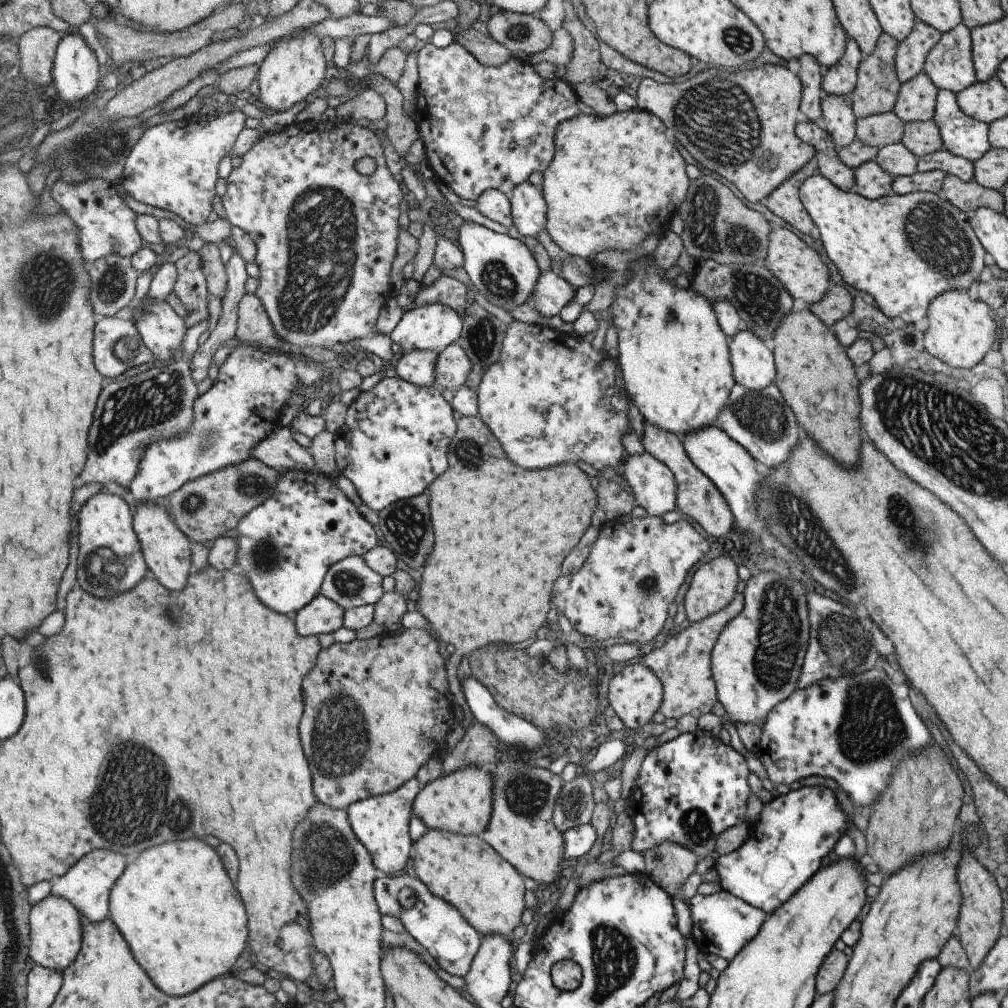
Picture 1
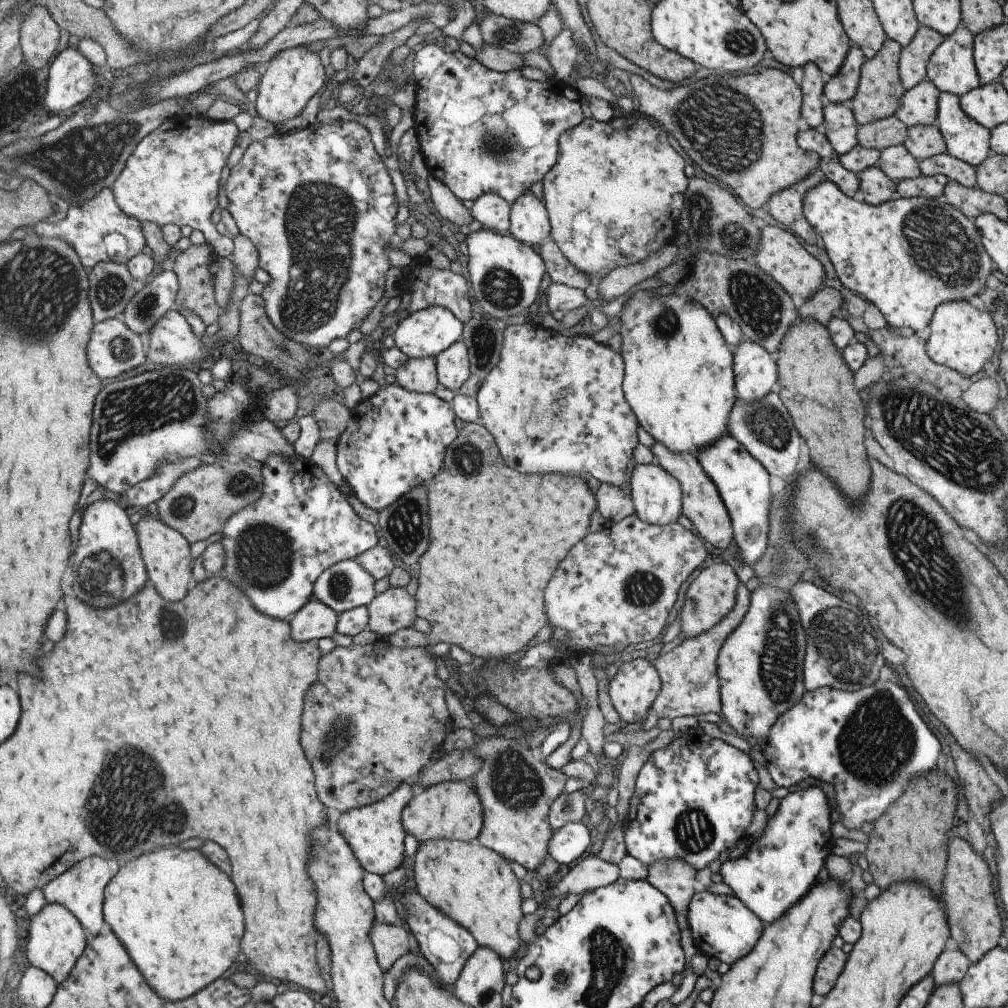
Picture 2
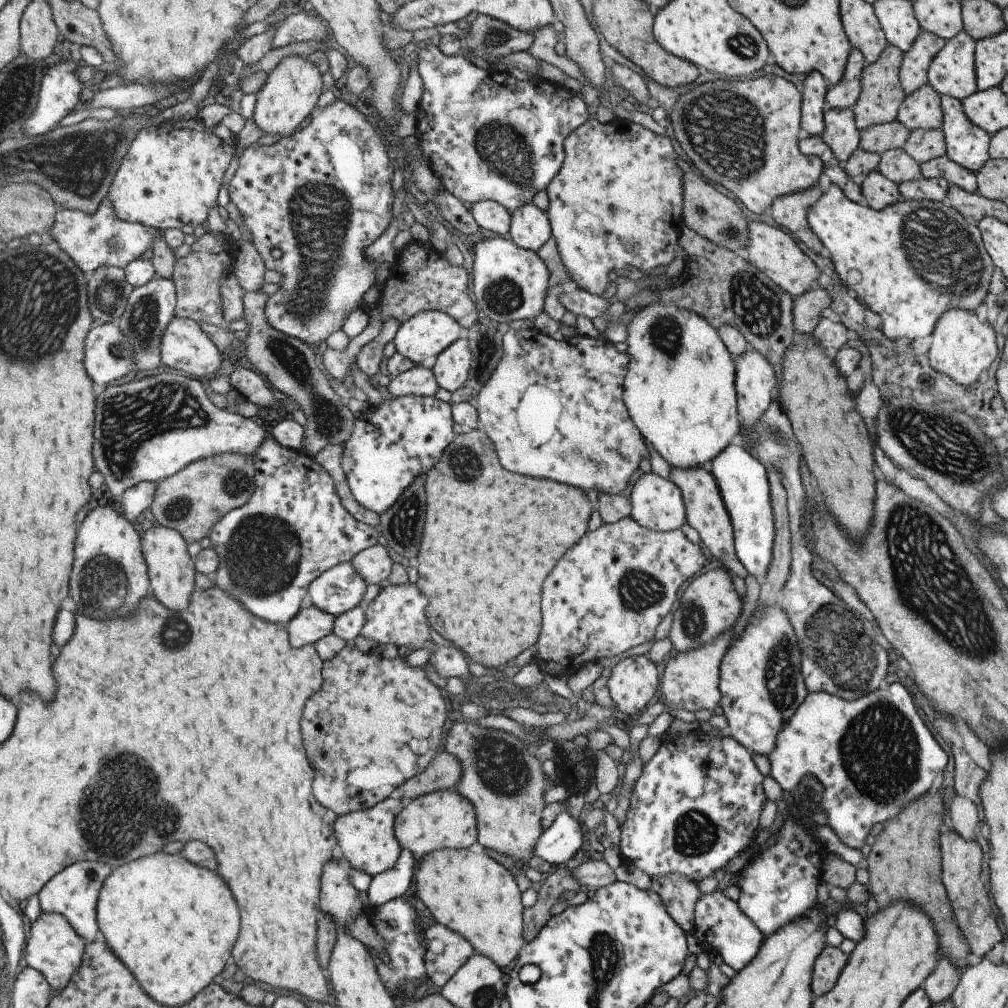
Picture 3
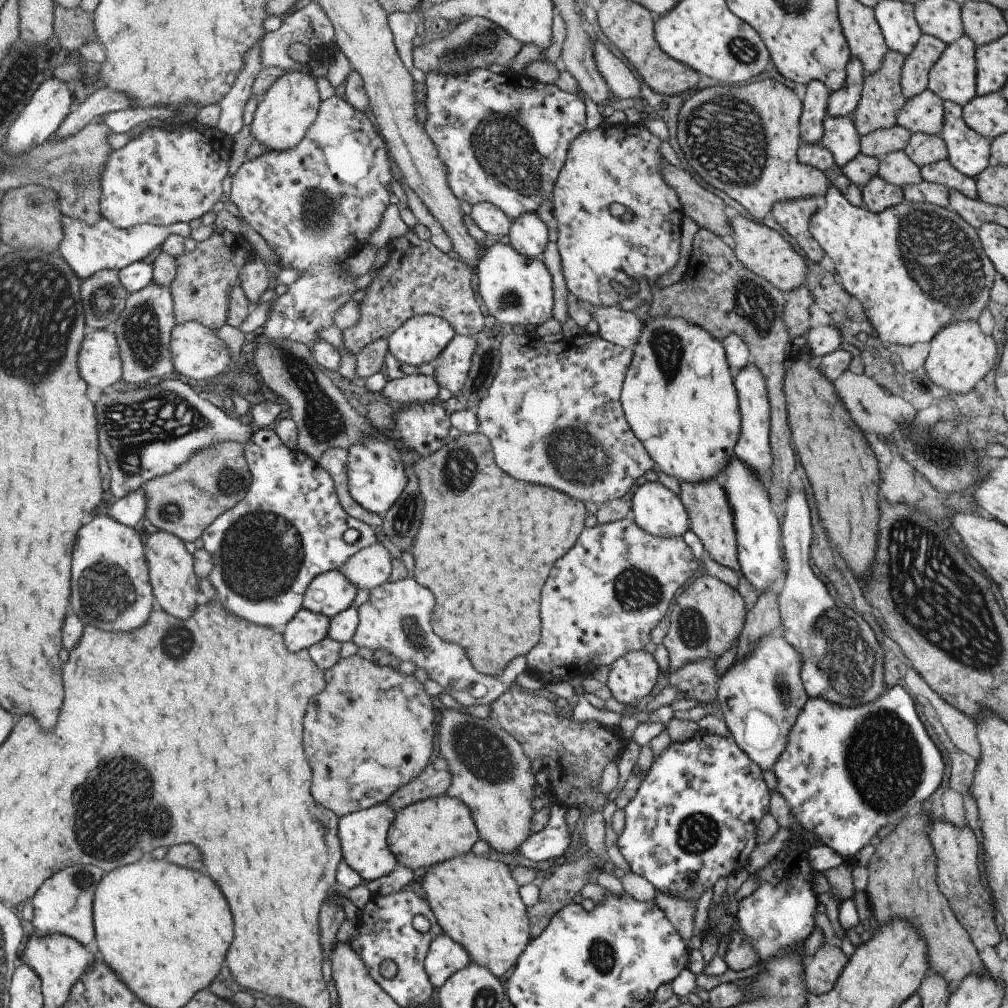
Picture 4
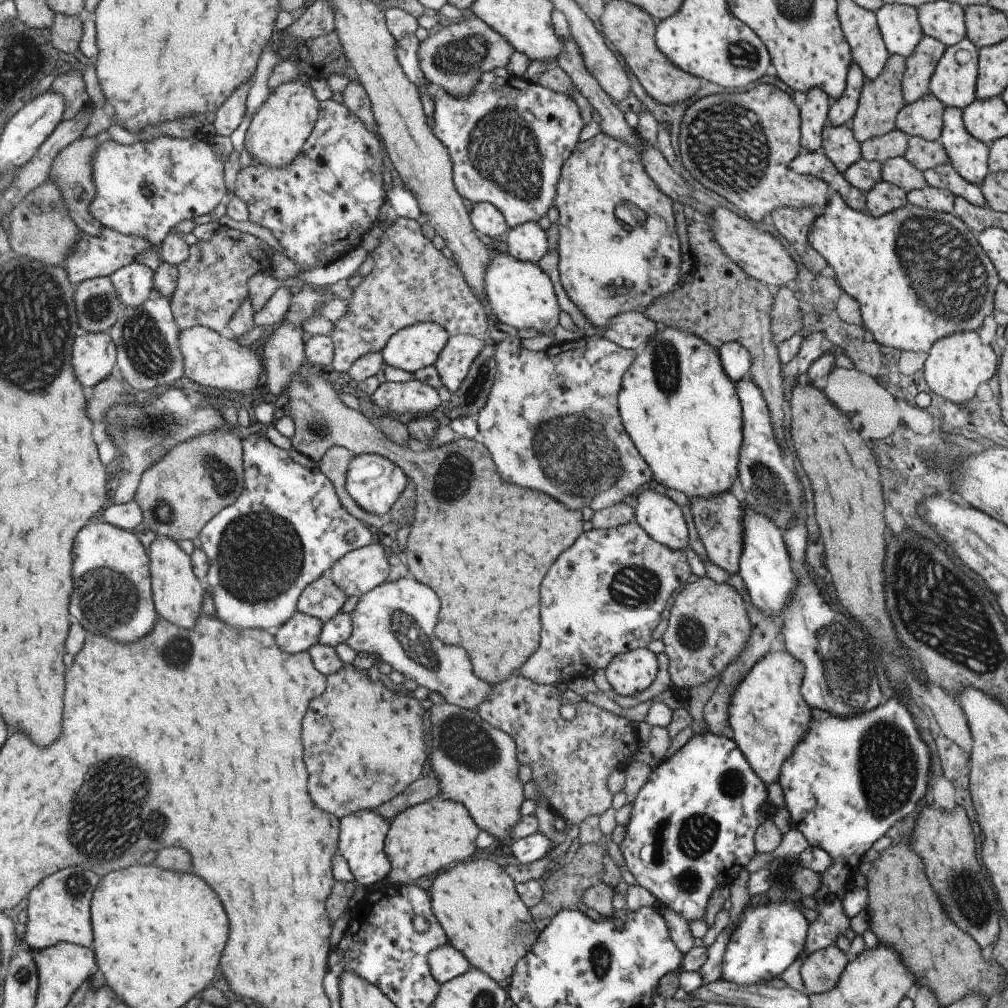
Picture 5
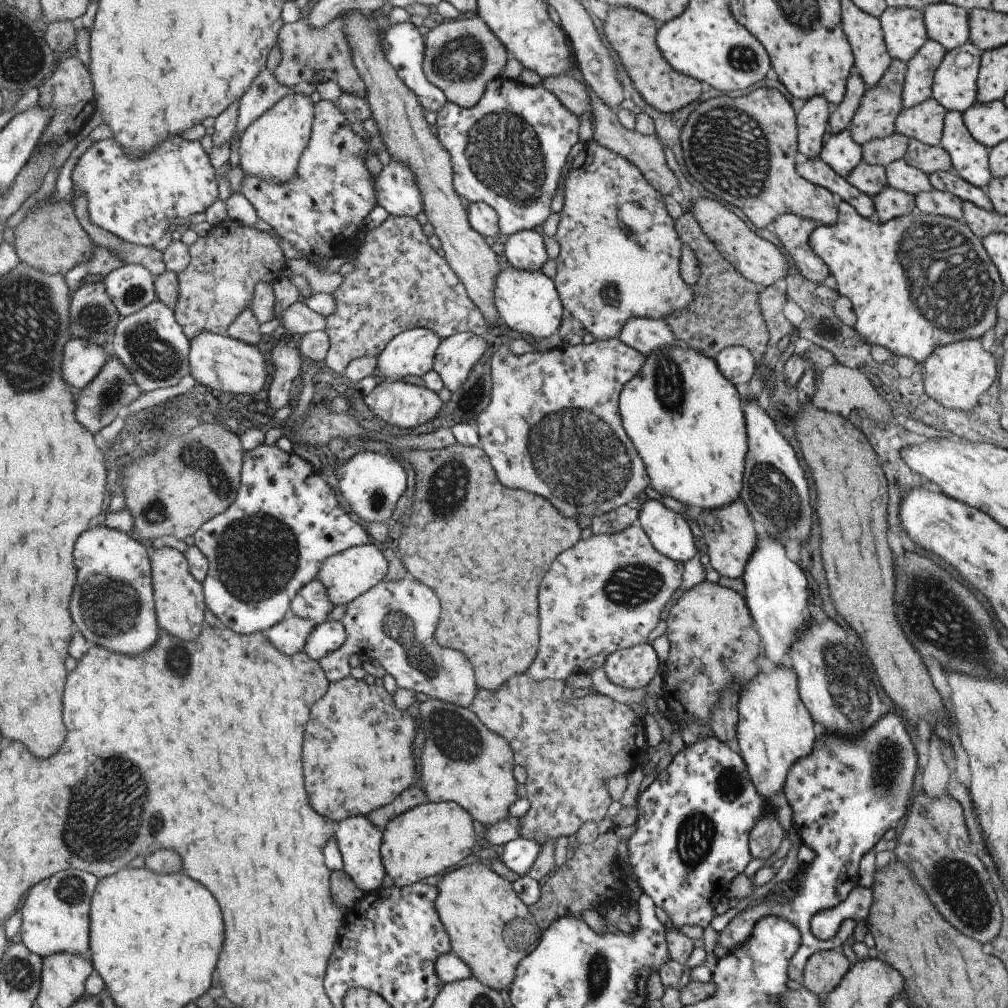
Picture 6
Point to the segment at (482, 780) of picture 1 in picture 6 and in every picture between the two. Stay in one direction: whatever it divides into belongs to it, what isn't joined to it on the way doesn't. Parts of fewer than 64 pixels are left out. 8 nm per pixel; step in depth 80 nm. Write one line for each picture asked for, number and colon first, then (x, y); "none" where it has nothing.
2: (449, 810)
3: (442, 819)
4: (423, 833)
5: (427, 837)
6: (429, 838)

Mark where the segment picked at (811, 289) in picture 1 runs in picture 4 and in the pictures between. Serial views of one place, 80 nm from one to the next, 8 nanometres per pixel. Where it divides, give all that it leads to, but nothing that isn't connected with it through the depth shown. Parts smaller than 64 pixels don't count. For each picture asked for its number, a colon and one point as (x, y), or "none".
2: (779, 255)
3: (772, 251)
4: (763, 251)

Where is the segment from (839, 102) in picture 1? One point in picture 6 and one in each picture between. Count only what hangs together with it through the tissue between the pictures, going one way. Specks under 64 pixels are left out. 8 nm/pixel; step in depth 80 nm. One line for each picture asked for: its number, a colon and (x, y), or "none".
2: (838, 125)
3: (839, 133)
4: (839, 136)
5: (838, 144)
6: (838, 151)

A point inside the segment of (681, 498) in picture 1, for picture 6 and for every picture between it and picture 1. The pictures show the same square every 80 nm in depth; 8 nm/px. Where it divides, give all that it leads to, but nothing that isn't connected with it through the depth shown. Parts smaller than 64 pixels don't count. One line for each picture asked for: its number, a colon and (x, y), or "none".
2: (700, 502)
3: (703, 505)
4: (709, 513)
5: (718, 519)
6: (729, 534)

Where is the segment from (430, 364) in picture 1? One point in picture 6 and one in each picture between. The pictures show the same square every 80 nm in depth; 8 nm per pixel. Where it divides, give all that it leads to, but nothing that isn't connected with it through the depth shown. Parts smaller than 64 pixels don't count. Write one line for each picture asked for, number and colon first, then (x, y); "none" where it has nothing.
2: (418, 375)
3: (418, 381)
4: (415, 387)
5: (416, 397)
6: (406, 405)

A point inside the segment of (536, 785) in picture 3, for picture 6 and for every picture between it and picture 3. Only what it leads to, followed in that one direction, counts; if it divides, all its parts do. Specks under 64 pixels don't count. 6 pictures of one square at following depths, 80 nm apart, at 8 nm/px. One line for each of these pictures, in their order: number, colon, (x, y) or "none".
4: (490, 774)
5: (476, 765)
6: (462, 761)

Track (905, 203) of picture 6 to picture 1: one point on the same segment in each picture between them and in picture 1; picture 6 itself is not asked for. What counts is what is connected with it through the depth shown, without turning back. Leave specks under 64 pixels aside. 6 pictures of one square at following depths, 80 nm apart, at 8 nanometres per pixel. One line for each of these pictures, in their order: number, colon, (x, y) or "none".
1: (870, 181)
2: (874, 187)
3: (878, 192)
4: (877, 195)
5: (882, 197)

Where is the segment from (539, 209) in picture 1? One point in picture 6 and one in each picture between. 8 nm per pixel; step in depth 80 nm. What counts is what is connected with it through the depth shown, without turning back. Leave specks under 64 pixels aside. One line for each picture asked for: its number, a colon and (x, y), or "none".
2: (528, 221)
3: (529, 228)
4: (527, 234)
5: (526, 242)
6: (524, 249)

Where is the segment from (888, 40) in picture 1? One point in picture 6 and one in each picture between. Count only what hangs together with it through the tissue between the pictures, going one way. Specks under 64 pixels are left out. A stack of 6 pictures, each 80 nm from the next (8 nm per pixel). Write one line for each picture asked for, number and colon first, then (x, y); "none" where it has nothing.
2: (877, 95)
3: (880, 94)
4: (880, 100)
5: (880, 99)
6: (880, 103)

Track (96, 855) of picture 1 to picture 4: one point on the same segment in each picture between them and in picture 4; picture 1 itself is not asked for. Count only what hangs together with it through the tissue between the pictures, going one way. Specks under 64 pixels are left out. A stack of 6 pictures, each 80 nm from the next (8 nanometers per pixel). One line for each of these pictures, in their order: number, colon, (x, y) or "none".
2: (82, 888)
3: (74, 893)
4: (65, 903)

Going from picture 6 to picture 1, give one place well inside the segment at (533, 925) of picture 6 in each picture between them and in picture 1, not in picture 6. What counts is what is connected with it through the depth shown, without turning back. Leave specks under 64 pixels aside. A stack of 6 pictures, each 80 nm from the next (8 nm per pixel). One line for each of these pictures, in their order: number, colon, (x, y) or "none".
1: (464, 870)
2: (473, 885)
3: (466, 890)
4: (475, 901)
5: (475, 902)

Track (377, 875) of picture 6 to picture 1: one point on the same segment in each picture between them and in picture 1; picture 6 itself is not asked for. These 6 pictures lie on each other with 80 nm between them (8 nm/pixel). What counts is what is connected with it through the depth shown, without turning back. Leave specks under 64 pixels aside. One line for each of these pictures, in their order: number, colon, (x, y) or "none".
1: (380, 822)
2: (375, 833)
3: (365, 838)
4: (362, 834)
5: (361, 834)

